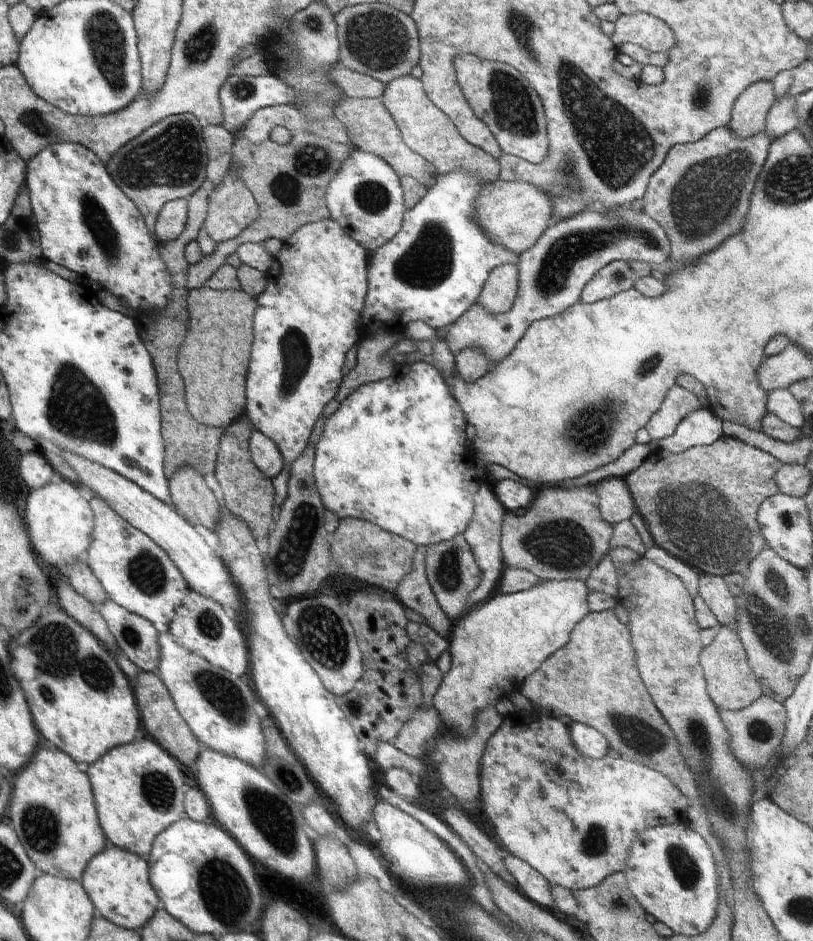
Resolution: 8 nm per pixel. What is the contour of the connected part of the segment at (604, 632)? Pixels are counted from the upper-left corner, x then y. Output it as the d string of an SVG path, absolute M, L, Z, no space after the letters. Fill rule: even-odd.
M613 610L590 612L582 618L574 626L570 642L544 660L542 666L522 682L520 693L554 718L565 715L571 721L588 726L594 724L594 720L596 724L604 722L608 728L618 732L628 748L640 754L638 764L666 776L674 788L691 801L700 800L694 772L690 772L678 740L654 706L642 682L630 632Z

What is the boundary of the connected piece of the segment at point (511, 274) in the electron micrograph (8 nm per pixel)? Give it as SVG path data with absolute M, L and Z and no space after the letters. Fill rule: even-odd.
M502 264L492 268L476 304L496 315L509 312L518 294L518 276L517 264Z

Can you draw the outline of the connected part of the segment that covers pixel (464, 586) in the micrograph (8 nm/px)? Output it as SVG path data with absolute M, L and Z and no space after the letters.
M462 534L450 538L450 540L444 540L439 544L426 546L424 550L426 575L436 602L438 602L442 614L449 618L452 625L456 624L470 610L468 598L470 592L478 588L478 584L482 580L482 572Z

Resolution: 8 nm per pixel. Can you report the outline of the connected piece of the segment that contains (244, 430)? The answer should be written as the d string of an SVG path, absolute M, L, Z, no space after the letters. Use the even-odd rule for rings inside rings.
M244 415L236 416L218 444L218 455L215 463L215 476L222 493L224 493L225 510L234 513L236 518L248 524L254 539L260 540L268 537L274 522L272 511L274 505L275 490L270 478L267 478L252 462L249 452L249 436L253 431L253 425Z

